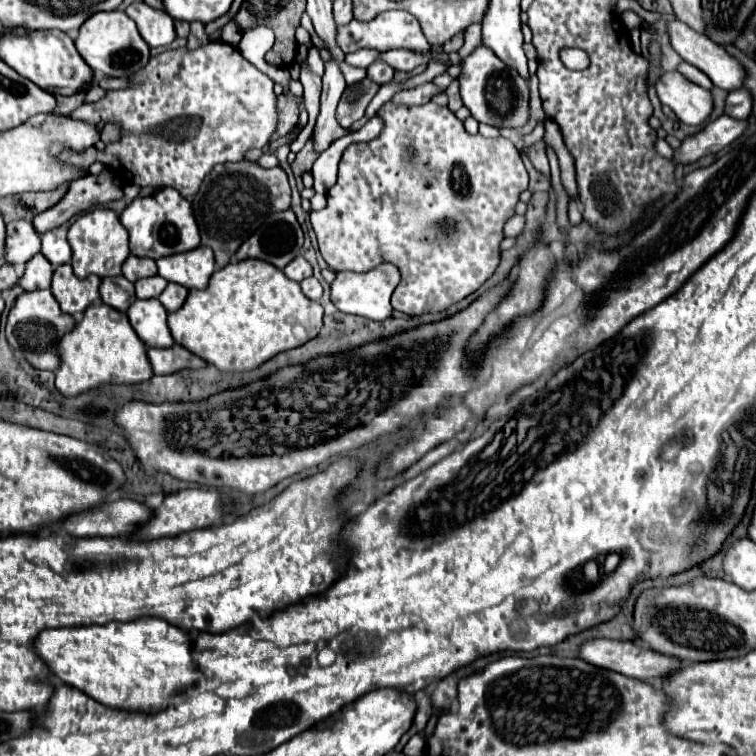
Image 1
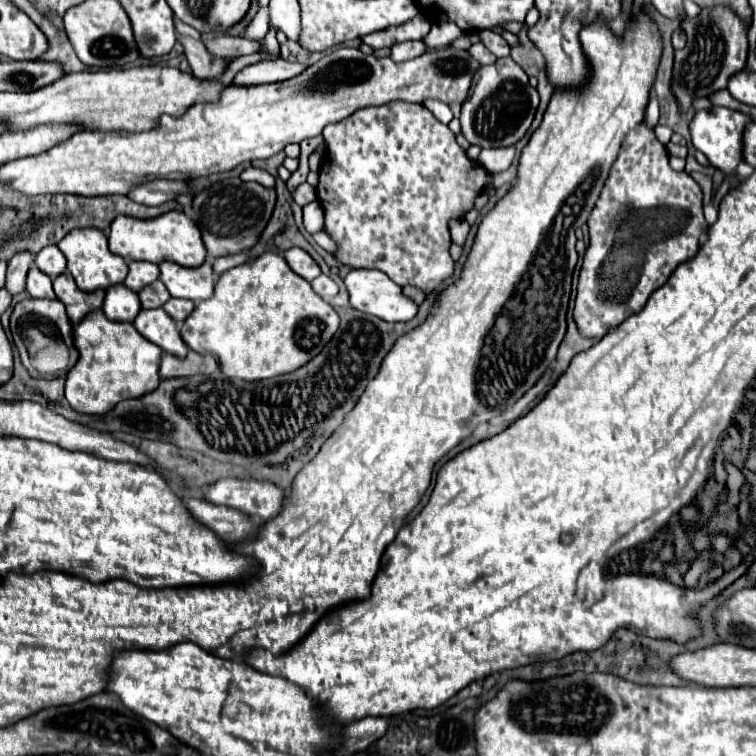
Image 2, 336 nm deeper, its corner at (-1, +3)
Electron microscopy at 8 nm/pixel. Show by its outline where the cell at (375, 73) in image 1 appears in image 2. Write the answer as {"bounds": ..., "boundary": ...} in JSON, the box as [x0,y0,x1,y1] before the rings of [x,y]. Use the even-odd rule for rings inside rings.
{"bounds":[390,40,428,62],"boundary":[[[408,40],[408,42],[400,42],[400,44],[392,46],[390,58],[394,62],[404,62],[404,60],[410,60],[410,58],[424,54],[426,50],[428,50],[428,46],[424,44],[424,40]]]}

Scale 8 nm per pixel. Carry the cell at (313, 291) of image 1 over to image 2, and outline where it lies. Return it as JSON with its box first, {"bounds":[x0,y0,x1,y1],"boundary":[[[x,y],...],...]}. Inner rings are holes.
{"bounds":[312,274,338,304],"boundary":[[[320,274],[320,276],[312,282],[312,288],[314,288],[326,302],[330,302],[330,304],[332,304],[332,300],[334,300],[334,296],[338,294],[338,284],[336,284],[330,276],[326,276],[326,274]]]}

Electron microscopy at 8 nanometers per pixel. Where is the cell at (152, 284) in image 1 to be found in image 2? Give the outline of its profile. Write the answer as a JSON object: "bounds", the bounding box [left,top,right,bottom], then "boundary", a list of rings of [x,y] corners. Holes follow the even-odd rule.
{"bounds":[138,280,170,308],"boundary":[[[160,280],[148,284],[138,296],[140,296],[142,308],[160,308],[164,302],[170,300],[170,294],[168,294],[166,286]]]}

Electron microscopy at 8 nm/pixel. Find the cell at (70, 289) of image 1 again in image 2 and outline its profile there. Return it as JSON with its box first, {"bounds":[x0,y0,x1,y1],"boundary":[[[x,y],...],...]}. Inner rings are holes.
{"bounds":[54,272,104,326],"boundary":[[[64,272],[54,280],[54,292],[58,296],[58,300],[66,306],[66,314],[70,318],[70,322],[76,326],[88,312],[102,308],[104,302],[104,290],[96,290],[96,292],[82,292],[72,274]]]}

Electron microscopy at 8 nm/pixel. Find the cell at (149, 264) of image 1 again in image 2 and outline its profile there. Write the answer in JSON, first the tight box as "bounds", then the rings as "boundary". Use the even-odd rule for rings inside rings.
{"bounds":[124,262,160,292],"boundary":[[[130,262],[130,272],[124,282],[126,288],[132,292],[140,292],[144,286],[152,284],[160,276],[160,270],[152,262]]]}

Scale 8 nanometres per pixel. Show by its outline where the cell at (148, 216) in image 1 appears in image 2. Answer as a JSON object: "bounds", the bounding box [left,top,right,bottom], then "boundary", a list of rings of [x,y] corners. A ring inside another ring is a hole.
{"bounds":[108,212,206,268],"boundary":[[[168,212],[152,220],[136,220],[130,216],[118,216],[110,226],[108,236],[110,252],[130,260],[146,260],[154,264],[162,264],[164,260],[176,262],[186,268],[196,268],[206,260],[206,248],[202,244],[200,230],[184,212]]]}

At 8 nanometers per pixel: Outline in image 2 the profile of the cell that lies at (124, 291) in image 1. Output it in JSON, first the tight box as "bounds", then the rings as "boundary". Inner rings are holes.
{"bounds":[104,286,140,322],"boundary":[[[110,286],[106,290],[106,300],[104,300],[104,314],[114,320],[114,322],[132,322],[138,312],[140,312],[140,300],[138,294],[128,290],[126,286]]]}

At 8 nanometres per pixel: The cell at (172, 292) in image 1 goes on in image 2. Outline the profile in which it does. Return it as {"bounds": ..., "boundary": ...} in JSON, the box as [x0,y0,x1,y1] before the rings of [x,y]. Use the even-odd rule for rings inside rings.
{"bounds":[162,298,194,322],"boundary":[[[170,298],[164,306],[162,306],[176,322],[184,322],[186,316],[192,314],[194,310],[194,302],[192,300],[180,300],[180,298]]]}

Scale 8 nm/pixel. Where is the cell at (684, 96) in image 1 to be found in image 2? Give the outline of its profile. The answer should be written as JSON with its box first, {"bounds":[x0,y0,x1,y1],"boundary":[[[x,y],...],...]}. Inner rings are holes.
{"bounds":[690,106,752,176],"boundary":[[[716,106],[712,112],[700,110],[696,112],[692,124],[690,124],[690,134],[692,134],[692,144],[696,150],[700,150],[714,168],[724,172],[726,176],[736,174],[736,166],[742,160],[742,136],[744,128],[752,122],[752,118],[740,110],[730,110],[724,106]]]}

